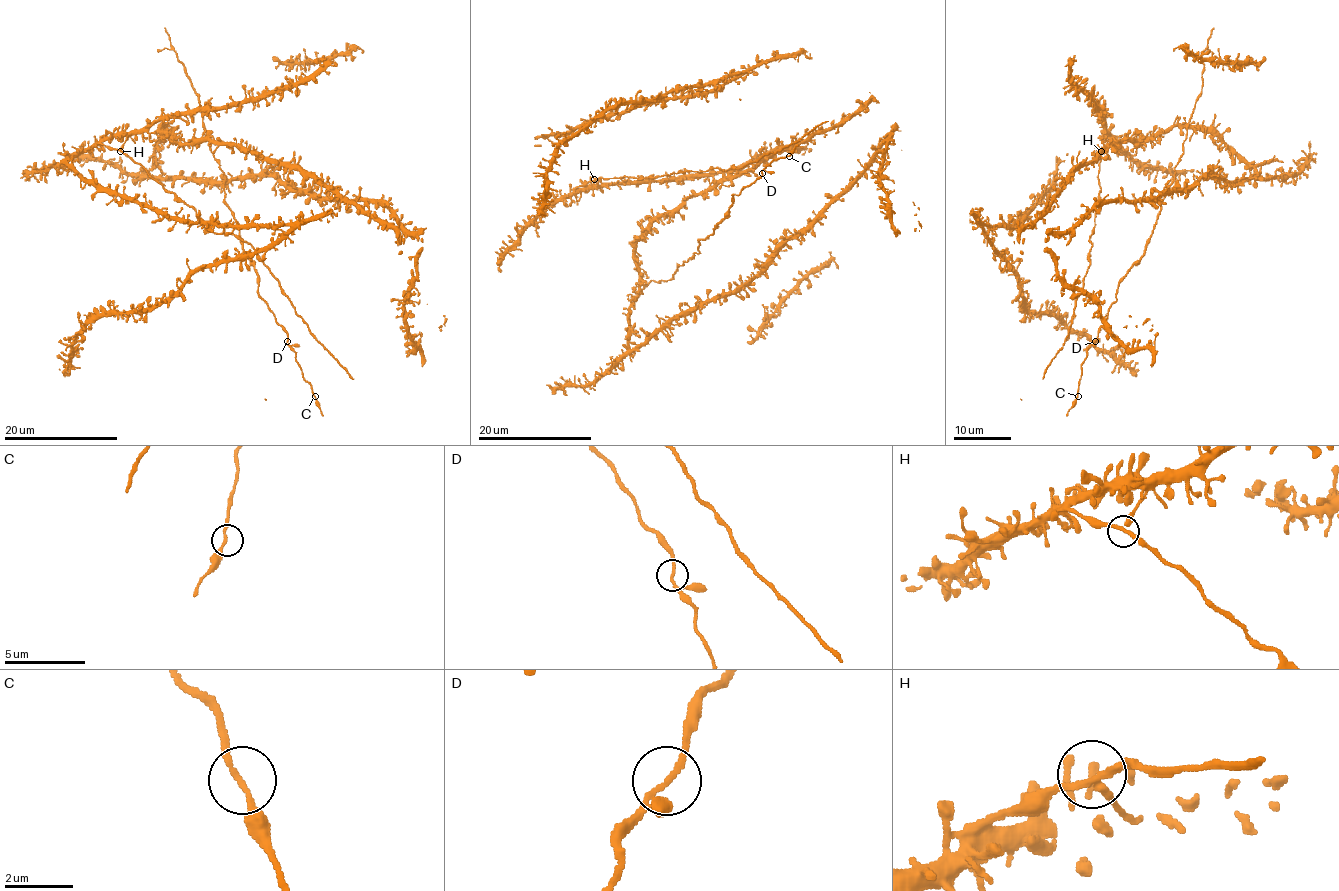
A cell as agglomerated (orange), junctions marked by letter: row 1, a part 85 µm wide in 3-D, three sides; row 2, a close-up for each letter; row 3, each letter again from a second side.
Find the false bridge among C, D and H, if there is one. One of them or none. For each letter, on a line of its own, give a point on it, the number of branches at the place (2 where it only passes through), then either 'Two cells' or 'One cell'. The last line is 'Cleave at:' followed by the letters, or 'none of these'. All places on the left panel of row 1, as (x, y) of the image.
C: Place: (315, 396). Branches: 2. One cell
D: Place: (287, 341). Branches: 3. One cell
H: Place: (120, 151). Branches: 3. One cell
Cleave at: none of these

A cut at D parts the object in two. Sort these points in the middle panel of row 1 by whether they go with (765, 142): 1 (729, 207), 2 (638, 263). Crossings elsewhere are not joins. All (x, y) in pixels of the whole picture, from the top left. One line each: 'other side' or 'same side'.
1: other side
2: same side

